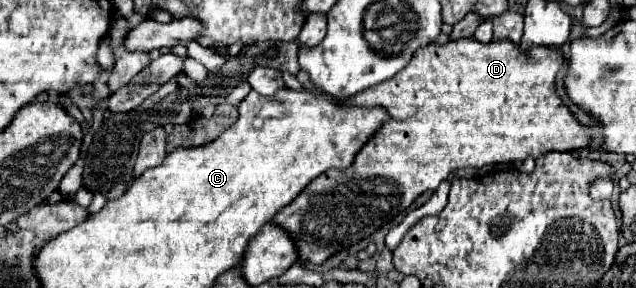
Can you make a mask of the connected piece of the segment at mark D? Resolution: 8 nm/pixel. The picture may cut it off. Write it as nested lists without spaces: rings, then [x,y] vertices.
[[[456,39],[450,41],[446,45],[430,45],[430,47],[420,47],[418,55],[414,55],[414,59],[410,61],[408,67],[404,67],[398,75],[394,75],[392,79],[386,79],[382,83],[378,83],[378,87],[370,87],[370,91],[362,91],[362,95],[356,95],[354,99],[346,99],[346,105],[382,105],[388,109],[388,113],[392,113],[392,121],[386,123],[364,147],[362,151],[358,151],[352,167],[348,167],[346,171],[326,171],[322,173],[318,179],[314,179],[314,183],[310,183],[310,187],[306,187],[306,191],[302,191],[302,195],[298,195],[298,199],[294,199],[294,203],[286,205],[286,209],[282,209],[272,221],[278,223],[280,227],[286,227],[286,231],[292,231],[294,241],[298,243],[298,251],[300,251],[300,261],[304,263],[314,263],[320,265],[324,263],[330,255],[372,237],[382,225],[390,223],[396,215],[404,213],[418,195],[422,195],[424,191],[436,191],[436,187],[440,185],[440,181],[444,181],[454,169],[462,169],[462,167],[474,167],[480,169],[484,165],[498,165],[498,163],[512,163],[512,161],[520,161],[526,157],[542,157],[544,153],[550,151],[578,151],[584,147],[590,147],[592,137],[590,137],[590,127],[582,125],[574,113],[564,105],[562,97],[558,97],[556,91],[556,75],[560,71],[564,63],[564,55],[560,49],[556,47],[534,47],[530,51],[520,51],[518,45],[514,45],[510,39],[500,39],[500,41],[490,41],[490,43],[478,43],[476,39]]]

